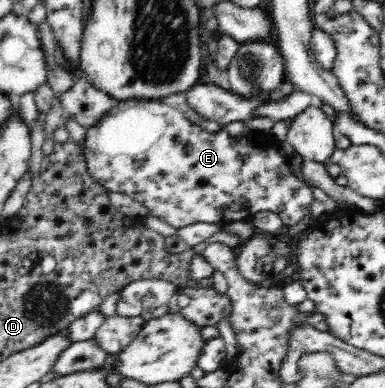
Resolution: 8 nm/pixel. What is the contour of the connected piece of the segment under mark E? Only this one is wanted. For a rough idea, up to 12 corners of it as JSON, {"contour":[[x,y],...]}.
{"contour":[[161,100],[85,127],[91,180],[179,229],[313,191],[270,132],[231,136]]}

